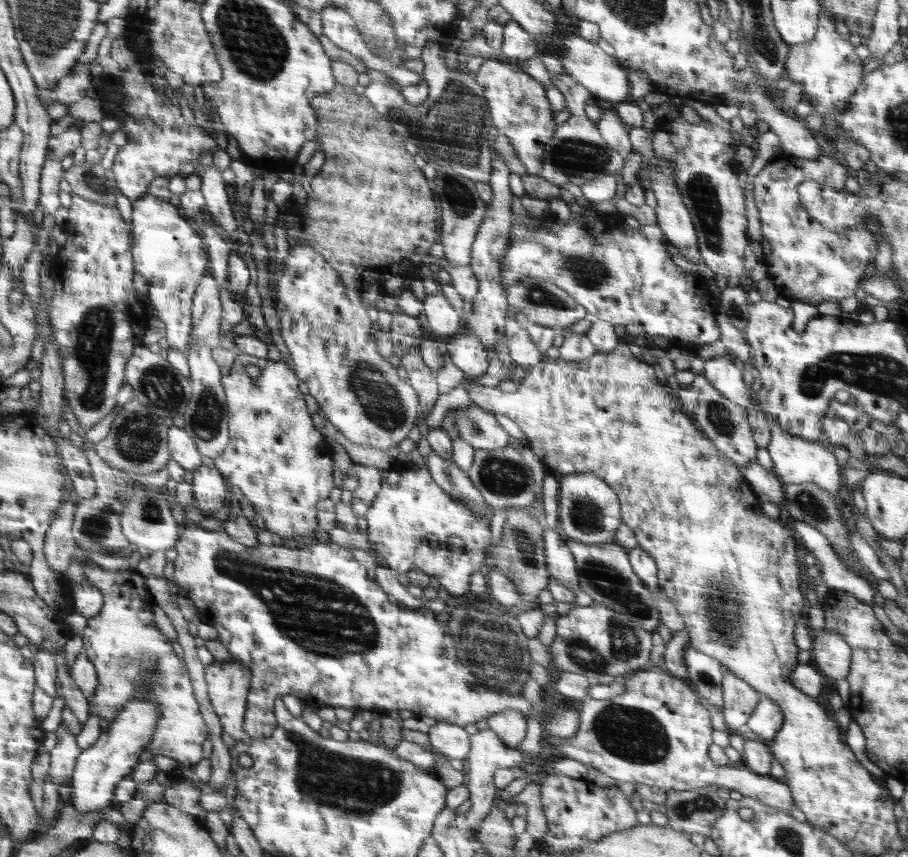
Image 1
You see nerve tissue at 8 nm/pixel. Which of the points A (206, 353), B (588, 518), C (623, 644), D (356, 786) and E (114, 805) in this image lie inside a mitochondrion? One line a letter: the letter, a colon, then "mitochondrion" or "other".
A: other
B: mitochondrion
C: mitochondrion
D: mitochondrion
E: other

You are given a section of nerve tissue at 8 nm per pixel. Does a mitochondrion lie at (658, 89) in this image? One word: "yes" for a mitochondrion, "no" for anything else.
no

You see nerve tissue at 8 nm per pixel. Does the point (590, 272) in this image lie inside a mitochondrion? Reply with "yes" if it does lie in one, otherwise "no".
yes

